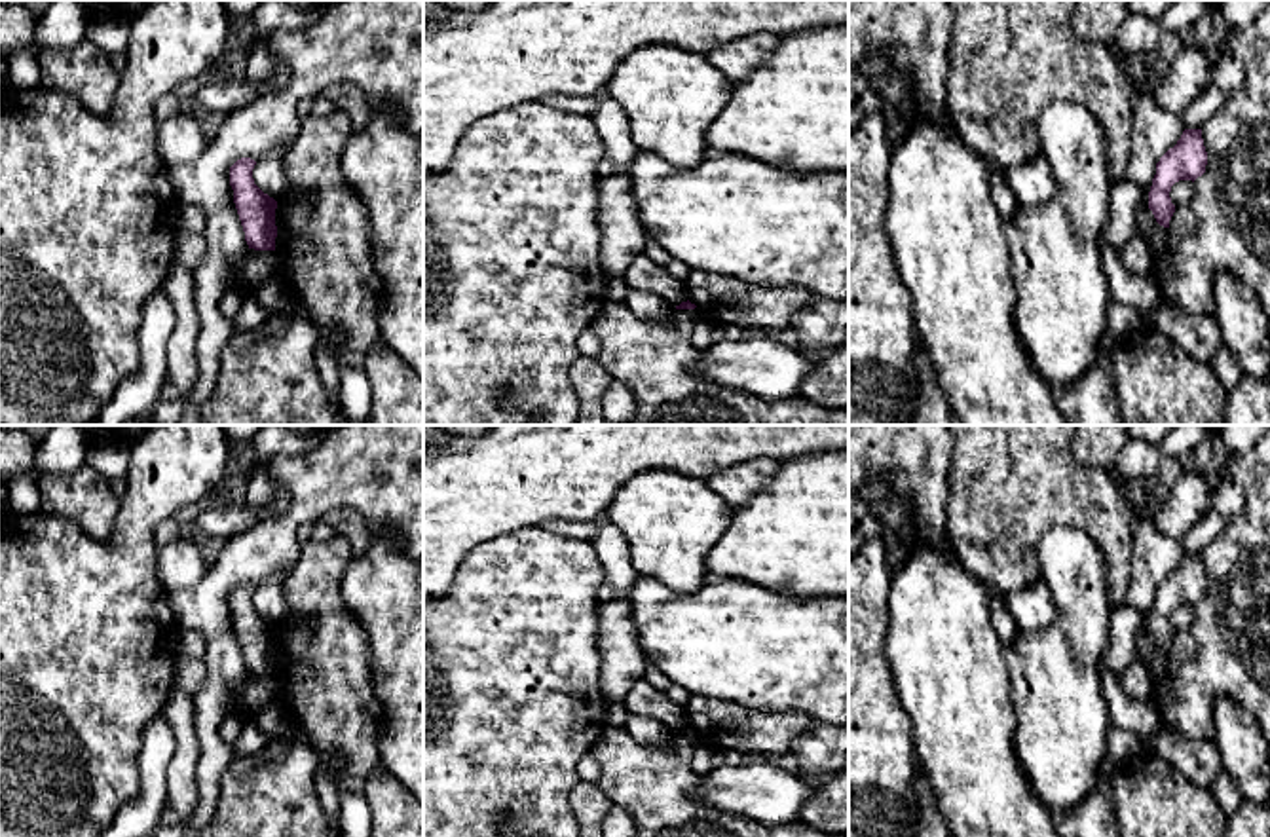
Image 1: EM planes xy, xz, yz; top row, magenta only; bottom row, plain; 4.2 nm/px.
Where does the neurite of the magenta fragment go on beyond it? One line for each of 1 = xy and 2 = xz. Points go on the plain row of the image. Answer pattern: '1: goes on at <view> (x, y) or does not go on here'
1: does not go on here
2: does not go on here

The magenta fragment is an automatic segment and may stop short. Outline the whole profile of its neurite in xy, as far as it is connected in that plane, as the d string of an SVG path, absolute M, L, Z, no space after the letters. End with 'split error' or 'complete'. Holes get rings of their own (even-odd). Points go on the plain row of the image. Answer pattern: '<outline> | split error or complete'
M241 583L230 592L233 628L245 657L249 674L275 676L275 634L277 626L264 619L252 604L256 586Z | complete

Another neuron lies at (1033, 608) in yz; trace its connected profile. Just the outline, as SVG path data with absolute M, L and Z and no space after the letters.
M1042 577L1031 588L1004 594L1004 605L1016 619L1018 628L1025 632L1044 630L1057 619L1057 607Z

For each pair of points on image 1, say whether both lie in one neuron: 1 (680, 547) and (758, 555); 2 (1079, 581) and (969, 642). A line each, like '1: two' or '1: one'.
1: two
2: two

